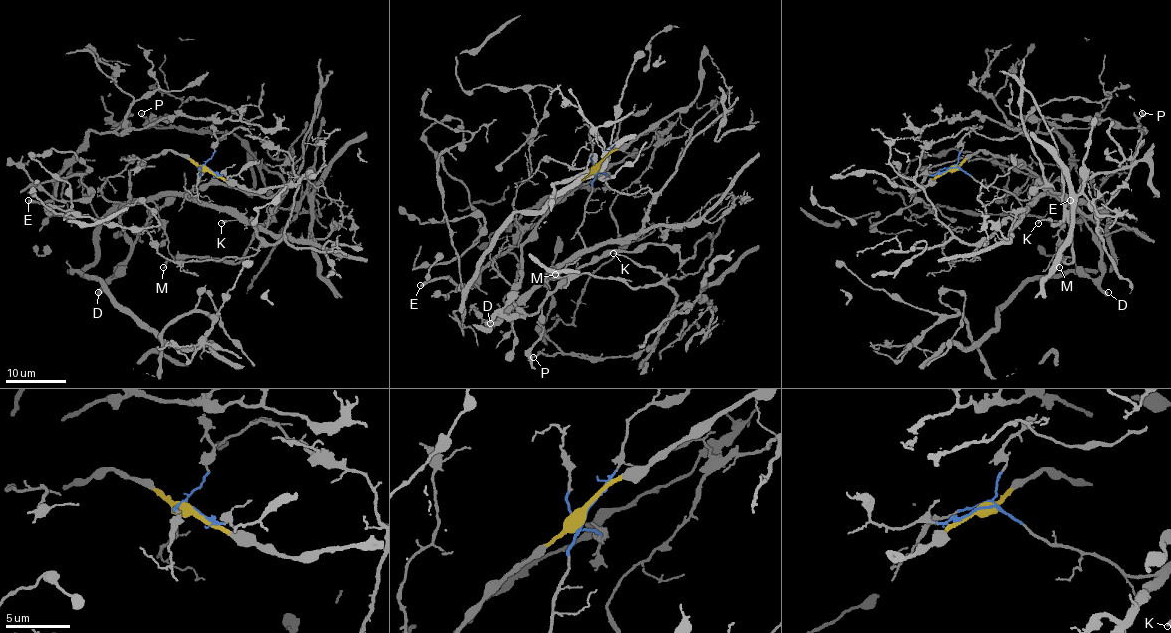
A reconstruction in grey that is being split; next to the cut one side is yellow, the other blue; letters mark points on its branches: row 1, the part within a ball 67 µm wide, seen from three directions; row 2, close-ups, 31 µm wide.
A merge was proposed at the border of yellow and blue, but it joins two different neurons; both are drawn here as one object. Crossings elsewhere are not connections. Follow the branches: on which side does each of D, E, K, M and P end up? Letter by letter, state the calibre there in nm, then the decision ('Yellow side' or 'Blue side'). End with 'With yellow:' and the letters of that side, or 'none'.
D: Thickness 480 nm. Yellow side
E: Thickness 420 nm. Blue side
K: Thickness 240 nm. Yellow side
M: Thickness 130 nm. Yellow side
P: Thickness 200 nm. Yellow side
With yellow: D, K, M, P

